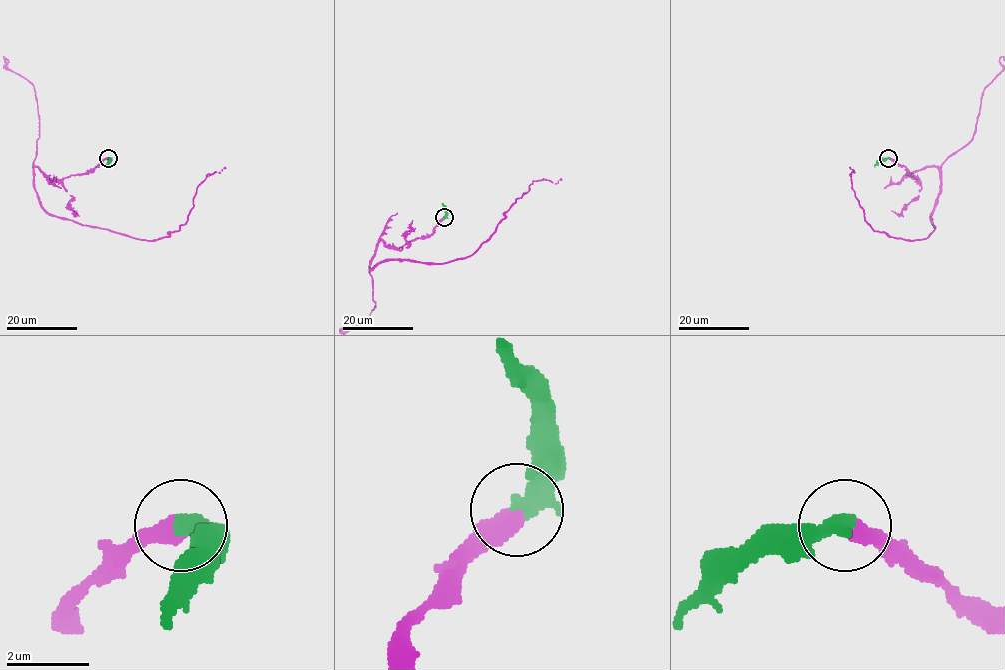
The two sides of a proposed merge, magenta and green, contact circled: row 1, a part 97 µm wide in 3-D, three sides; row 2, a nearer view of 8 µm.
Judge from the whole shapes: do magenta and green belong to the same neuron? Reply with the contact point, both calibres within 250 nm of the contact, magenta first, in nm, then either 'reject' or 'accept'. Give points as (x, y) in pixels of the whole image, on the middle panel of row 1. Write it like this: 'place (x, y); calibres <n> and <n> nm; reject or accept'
place (444, 217); calibres 480 and 480 nm; accept

